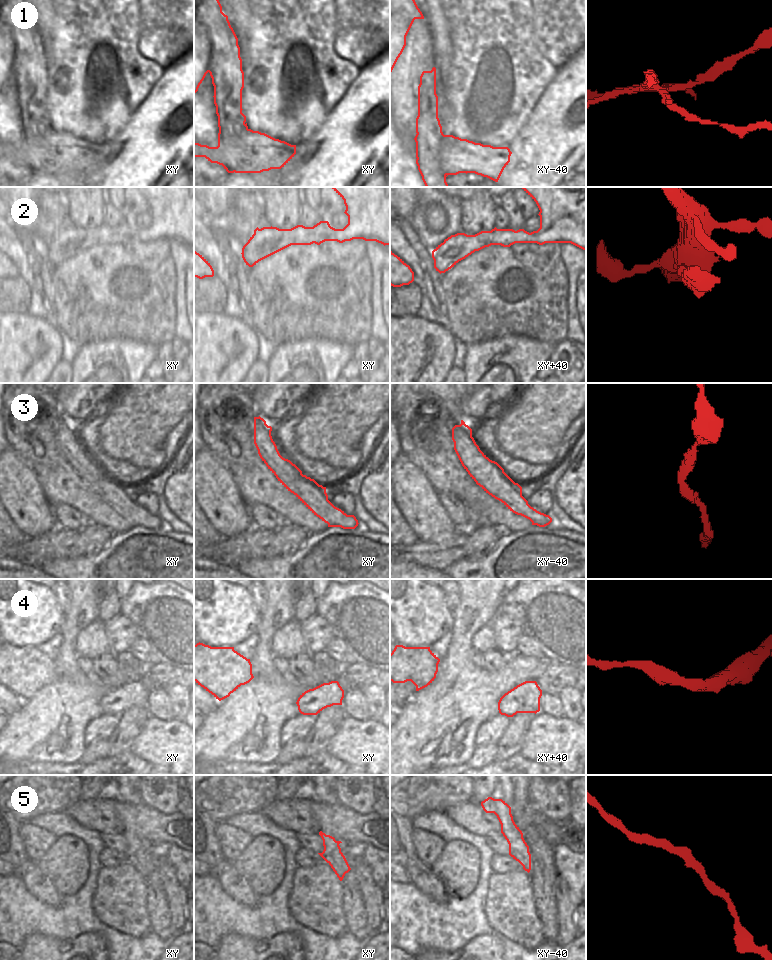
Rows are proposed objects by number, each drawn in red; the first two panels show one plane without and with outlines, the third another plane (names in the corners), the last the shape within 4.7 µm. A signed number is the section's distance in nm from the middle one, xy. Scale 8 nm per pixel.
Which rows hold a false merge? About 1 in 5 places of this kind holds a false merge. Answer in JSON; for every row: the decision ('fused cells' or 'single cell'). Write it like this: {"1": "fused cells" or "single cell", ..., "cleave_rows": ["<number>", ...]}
{"1": "fused cells", "2": "single cell", "3": "single cell", "4": "single cell", "5": "single cell", "cleave_rows": ["1"]}

